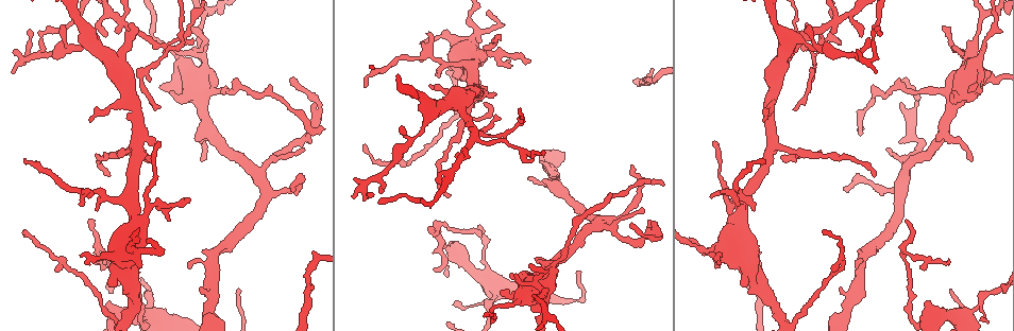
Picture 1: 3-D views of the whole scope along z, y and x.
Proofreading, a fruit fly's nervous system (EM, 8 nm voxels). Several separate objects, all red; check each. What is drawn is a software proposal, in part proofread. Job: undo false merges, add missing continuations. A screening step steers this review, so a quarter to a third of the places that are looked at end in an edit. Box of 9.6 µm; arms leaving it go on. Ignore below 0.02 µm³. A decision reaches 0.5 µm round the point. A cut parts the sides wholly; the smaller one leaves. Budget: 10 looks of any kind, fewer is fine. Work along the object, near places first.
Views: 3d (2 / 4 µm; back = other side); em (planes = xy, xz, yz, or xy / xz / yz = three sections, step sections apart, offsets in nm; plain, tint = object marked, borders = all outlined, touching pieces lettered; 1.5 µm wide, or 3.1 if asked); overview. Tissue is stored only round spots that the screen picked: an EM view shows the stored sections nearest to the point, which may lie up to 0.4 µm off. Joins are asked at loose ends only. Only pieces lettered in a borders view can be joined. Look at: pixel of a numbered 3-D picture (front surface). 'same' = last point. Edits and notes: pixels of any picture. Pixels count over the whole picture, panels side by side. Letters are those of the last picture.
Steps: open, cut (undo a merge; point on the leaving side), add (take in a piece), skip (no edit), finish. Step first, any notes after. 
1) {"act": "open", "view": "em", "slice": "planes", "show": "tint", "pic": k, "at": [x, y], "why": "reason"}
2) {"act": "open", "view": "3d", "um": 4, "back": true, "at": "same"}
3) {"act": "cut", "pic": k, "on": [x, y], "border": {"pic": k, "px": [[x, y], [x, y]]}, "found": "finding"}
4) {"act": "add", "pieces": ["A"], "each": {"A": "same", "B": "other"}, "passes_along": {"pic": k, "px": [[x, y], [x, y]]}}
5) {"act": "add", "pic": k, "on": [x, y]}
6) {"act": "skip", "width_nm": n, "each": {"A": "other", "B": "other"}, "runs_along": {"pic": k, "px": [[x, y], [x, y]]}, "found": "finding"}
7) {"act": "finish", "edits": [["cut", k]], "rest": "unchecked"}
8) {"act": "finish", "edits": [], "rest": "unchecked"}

{"act": "open", "view": "3d", "um": 2, "pic": 1, "at": [953, 47], "why": "free end"}

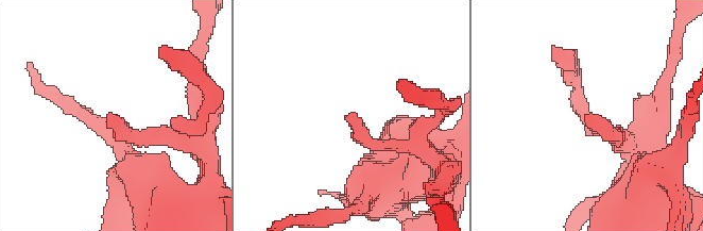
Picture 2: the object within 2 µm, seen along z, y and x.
{"act": "open", "view": "em", "slice": "planes", "show": "borders", "pic": 2, "at": [589, 113], "why": "need the tissue"}

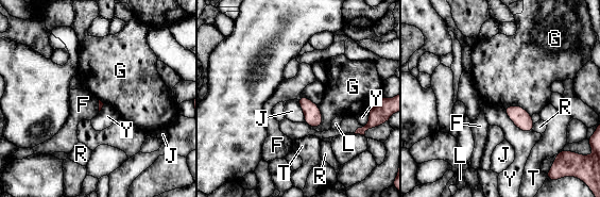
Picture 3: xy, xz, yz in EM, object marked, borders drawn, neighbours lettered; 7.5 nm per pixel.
{"act": "skip", "each": {"F": "other", "G": "other", "J": "other", "L": "other", "R": "other", "T": "other", "Y": "other"}, "border": {"pic": 3, "px": [[300, 95], [296, 99]]}, "found": "none of them fits"}

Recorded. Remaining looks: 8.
{"act": "open", "view": "3d", "um": 2, "pic": 1, "at": [91, 120]}

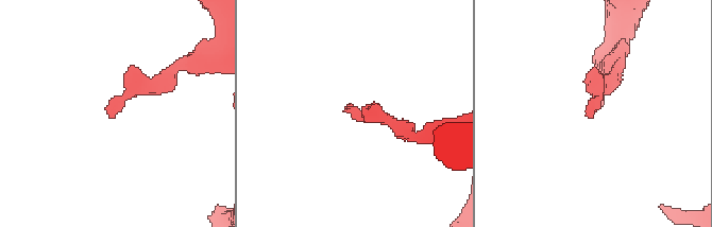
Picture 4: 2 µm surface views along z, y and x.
{"act": "open", "view": "em", "slice": "xz", "step": 4, "show": "tint", "pic": 4, "at": [113, 115]}

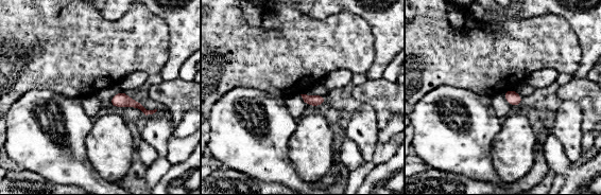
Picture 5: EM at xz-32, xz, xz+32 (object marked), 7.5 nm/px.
{"act": "open", "view": "em", "slice": "planes", "show": "borders", "at": "same", "why": "another direction"}

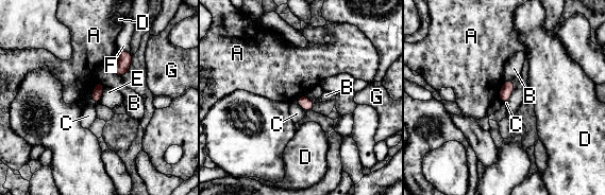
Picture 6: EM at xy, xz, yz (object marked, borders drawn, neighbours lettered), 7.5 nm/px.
{"act": "skip", "each": {"A": "other", "B": "other", "C": "other", "D": "other", "E": "other", "F": "other", "G": "other"}, "border": {"pic": 6, "px": [[513, 80], [514, 91], [505, 103]]}, "found": "no lettered piece goes on from it"}

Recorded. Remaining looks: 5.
{"act": "open", "view": "em", "slice": "planes", "show": "borders", "pic": 1, "at": [80, 257], "why": "tapers out"}

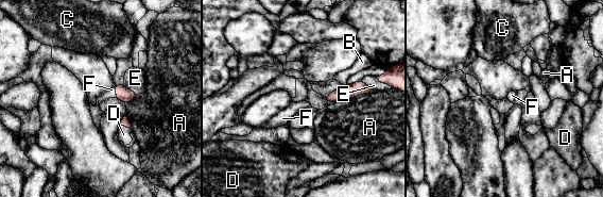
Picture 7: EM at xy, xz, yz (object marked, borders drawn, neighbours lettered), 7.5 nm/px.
{"act": "add", "pieces": ["F"], "each": {"A": "other", "B": "other", "C": "other", "D": "other", "E": "other", "F": "same"}, "passes_along": {"pic": 7, "px": [[124, 95], [117, 93], [112, 93]]}, "found": "it goes on there"}

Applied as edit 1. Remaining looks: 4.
{"act": "open", "view": "overview"}

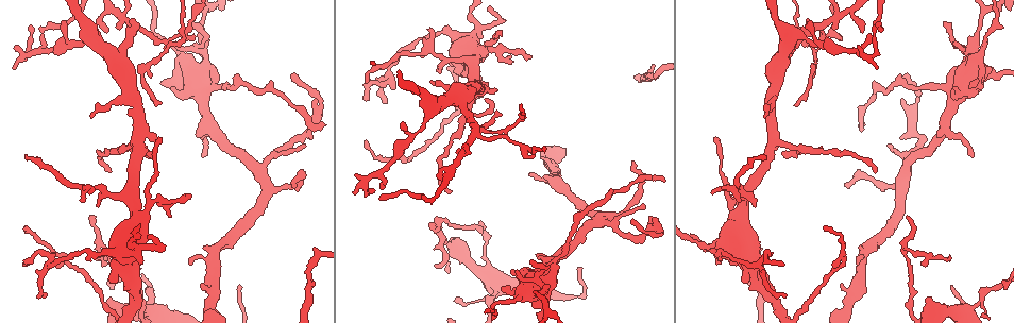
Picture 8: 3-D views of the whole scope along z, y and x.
{"act": "open", "view": "3d", "um": 4, "pic": 8, "at": [451, 190], "why": "free end"}

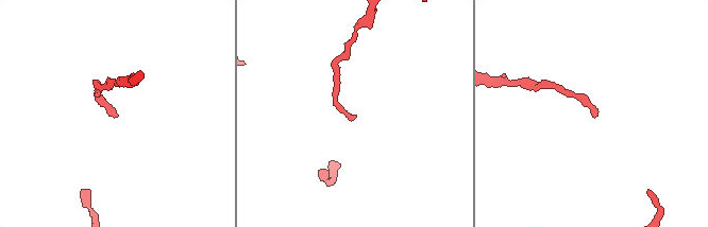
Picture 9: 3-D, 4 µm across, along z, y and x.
{"act": "open", "view": "em", "slice": "planes", "show": "borders", "pic": 9, "at": [116, 117]}

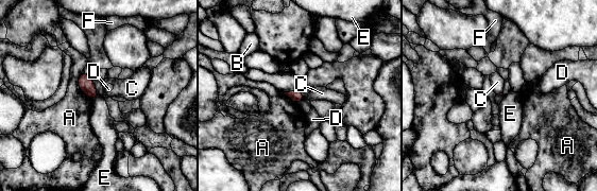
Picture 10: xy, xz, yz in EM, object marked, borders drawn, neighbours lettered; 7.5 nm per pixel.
{"act": "skip", "each": {"A": "other", "B": "other", "C": "other", "D": "other", "E": "other", "F": "other"}, "border": {"pic": 10, "px": [[99, 96], [91, 100]]}, "found": "none of them fits"}

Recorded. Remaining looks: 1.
{"act": "finish", "edits": [["add", 7]], "rest": "unchecked"}

